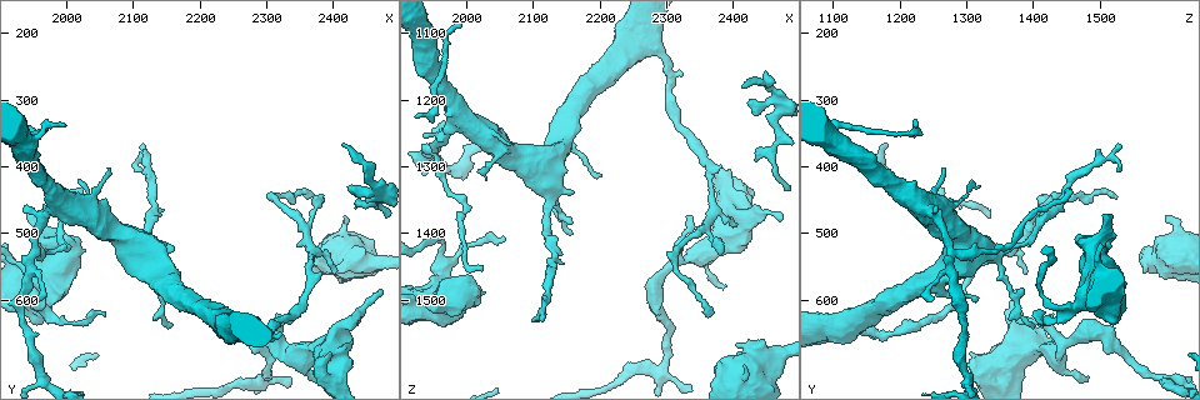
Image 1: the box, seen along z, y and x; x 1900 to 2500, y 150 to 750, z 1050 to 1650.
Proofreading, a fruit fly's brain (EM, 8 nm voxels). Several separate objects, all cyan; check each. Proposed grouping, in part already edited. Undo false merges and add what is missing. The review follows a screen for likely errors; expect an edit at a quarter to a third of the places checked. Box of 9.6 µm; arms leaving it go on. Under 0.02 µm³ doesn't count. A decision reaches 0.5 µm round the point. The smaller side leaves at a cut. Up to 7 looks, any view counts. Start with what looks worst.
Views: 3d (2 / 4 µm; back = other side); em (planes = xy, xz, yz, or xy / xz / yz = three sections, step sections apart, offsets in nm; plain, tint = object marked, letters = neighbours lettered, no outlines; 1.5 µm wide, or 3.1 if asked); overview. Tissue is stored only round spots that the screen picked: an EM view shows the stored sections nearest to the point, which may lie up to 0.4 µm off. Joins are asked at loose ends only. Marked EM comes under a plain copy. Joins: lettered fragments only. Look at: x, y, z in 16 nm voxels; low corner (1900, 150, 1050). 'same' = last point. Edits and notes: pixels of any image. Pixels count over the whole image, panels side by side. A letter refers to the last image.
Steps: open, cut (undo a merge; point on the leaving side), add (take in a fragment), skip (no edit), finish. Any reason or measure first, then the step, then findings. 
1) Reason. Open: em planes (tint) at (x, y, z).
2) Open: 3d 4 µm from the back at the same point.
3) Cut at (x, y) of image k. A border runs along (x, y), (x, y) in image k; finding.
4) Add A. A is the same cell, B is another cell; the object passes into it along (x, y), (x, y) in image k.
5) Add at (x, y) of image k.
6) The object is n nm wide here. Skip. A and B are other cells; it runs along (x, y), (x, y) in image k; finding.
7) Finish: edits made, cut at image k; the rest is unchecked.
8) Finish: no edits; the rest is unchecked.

An open end. Open: 3d 2 µm at (1940, 470, 1515).

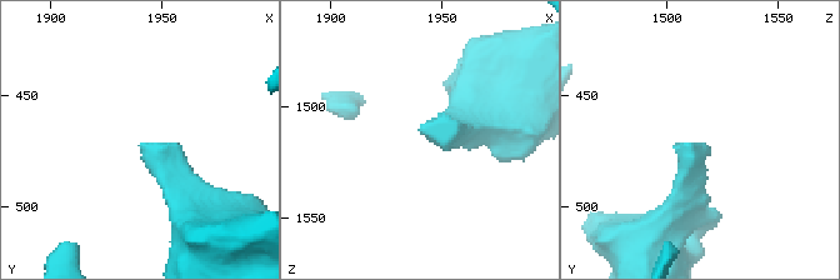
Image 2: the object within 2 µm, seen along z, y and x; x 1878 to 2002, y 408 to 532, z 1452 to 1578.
Open: em planes (letters) at (1940, 473, 1510).

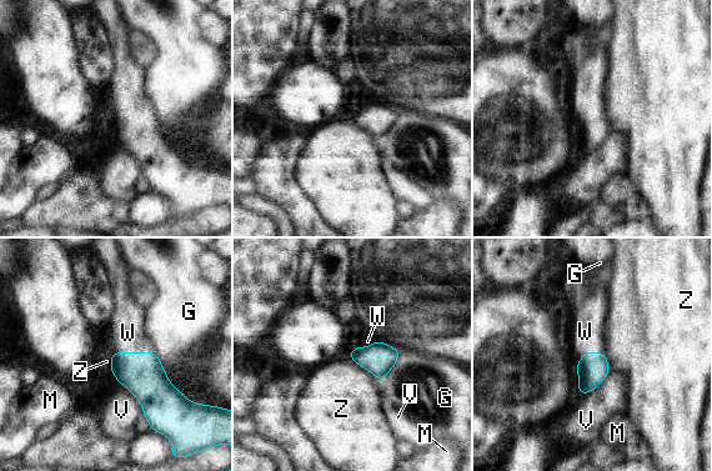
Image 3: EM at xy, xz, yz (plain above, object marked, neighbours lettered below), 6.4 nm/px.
The longest contact is with G, 380 nm. Add W. W is the same cell, G, M, V and Z are other cells; the object passes into it along (141, 374), (133, 352), (128, 332) in image 3; it goes on there.

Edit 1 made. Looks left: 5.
Open: overview.

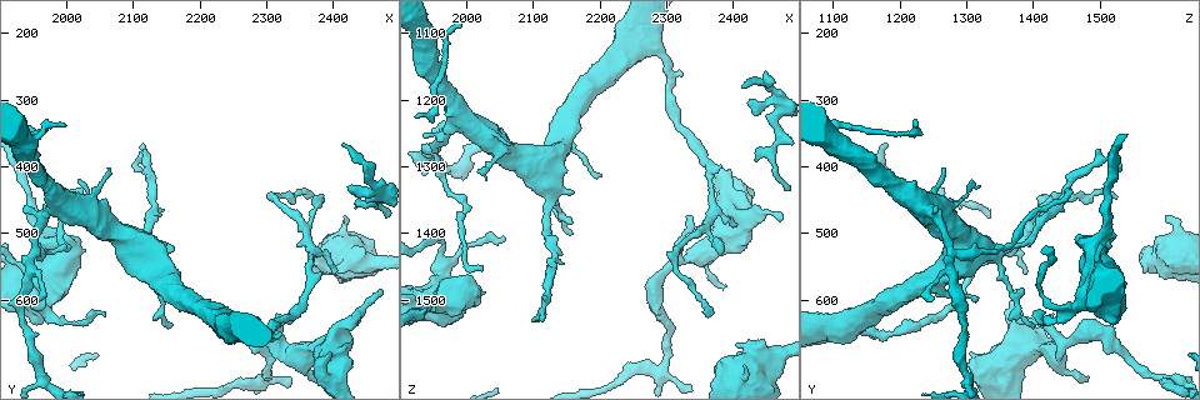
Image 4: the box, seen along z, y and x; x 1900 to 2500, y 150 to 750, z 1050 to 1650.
Free end. Open: 3d 2 µm at (2425, 435, 1200).

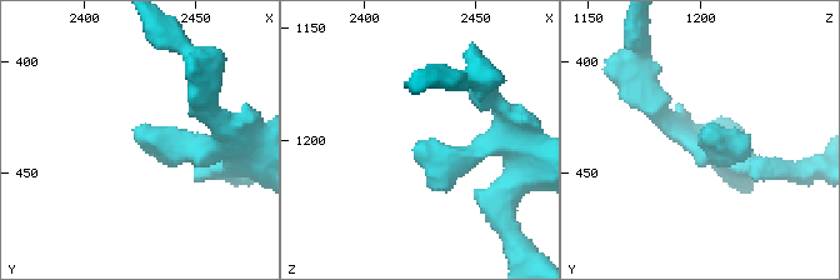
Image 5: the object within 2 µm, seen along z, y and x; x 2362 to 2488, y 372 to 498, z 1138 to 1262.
Need the tissue. Open: em xz step 4 (tint) at (2423, 430, 1201).

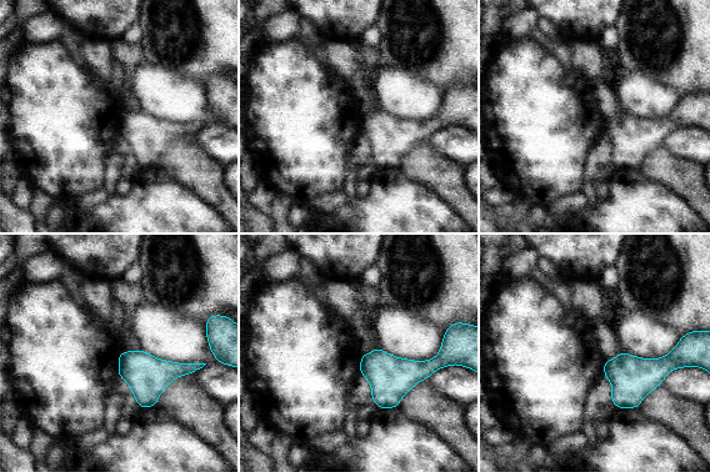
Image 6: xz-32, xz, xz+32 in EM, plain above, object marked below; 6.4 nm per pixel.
Another direction. Open: em planes (letters) at the same point.

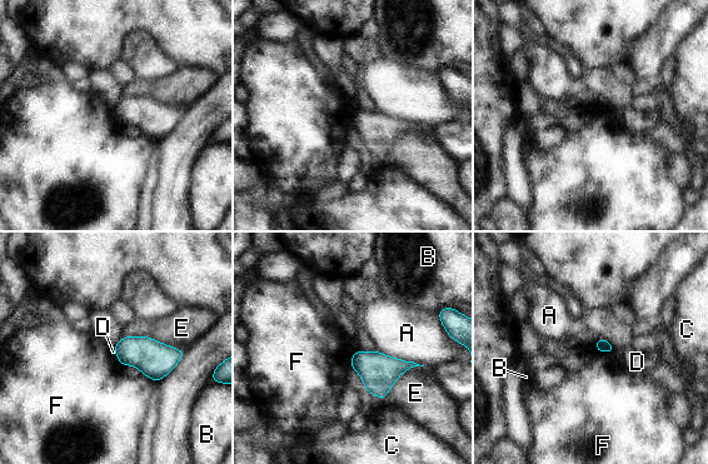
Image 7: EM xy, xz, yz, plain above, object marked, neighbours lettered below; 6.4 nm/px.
Skip. A, B, C, D, E and F are other cells; a border runs along (593, 348), (601, 352), (613, 352) in image 7; none of them fits.

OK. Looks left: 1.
Finish: edits made, add at image 3; the rest is unchecked.

